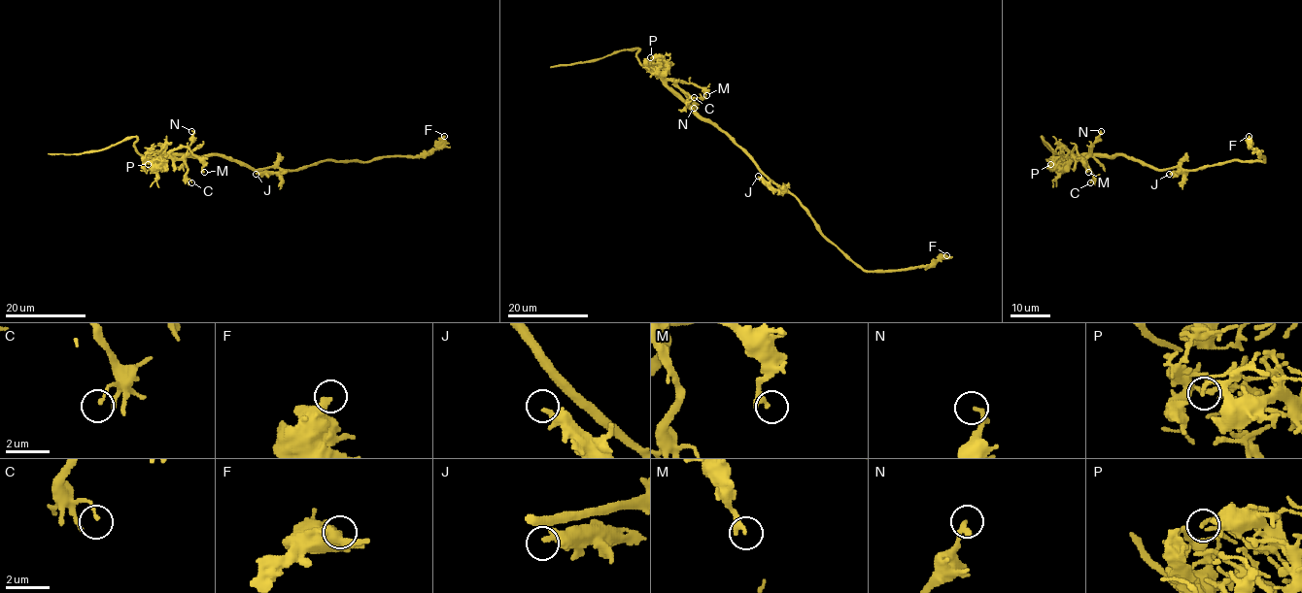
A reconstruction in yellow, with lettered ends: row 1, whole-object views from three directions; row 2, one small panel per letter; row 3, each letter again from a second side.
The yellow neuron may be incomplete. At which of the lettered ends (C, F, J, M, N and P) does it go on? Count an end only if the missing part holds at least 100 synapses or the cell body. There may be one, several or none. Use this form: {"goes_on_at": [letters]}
{"goes_on_at": []}

